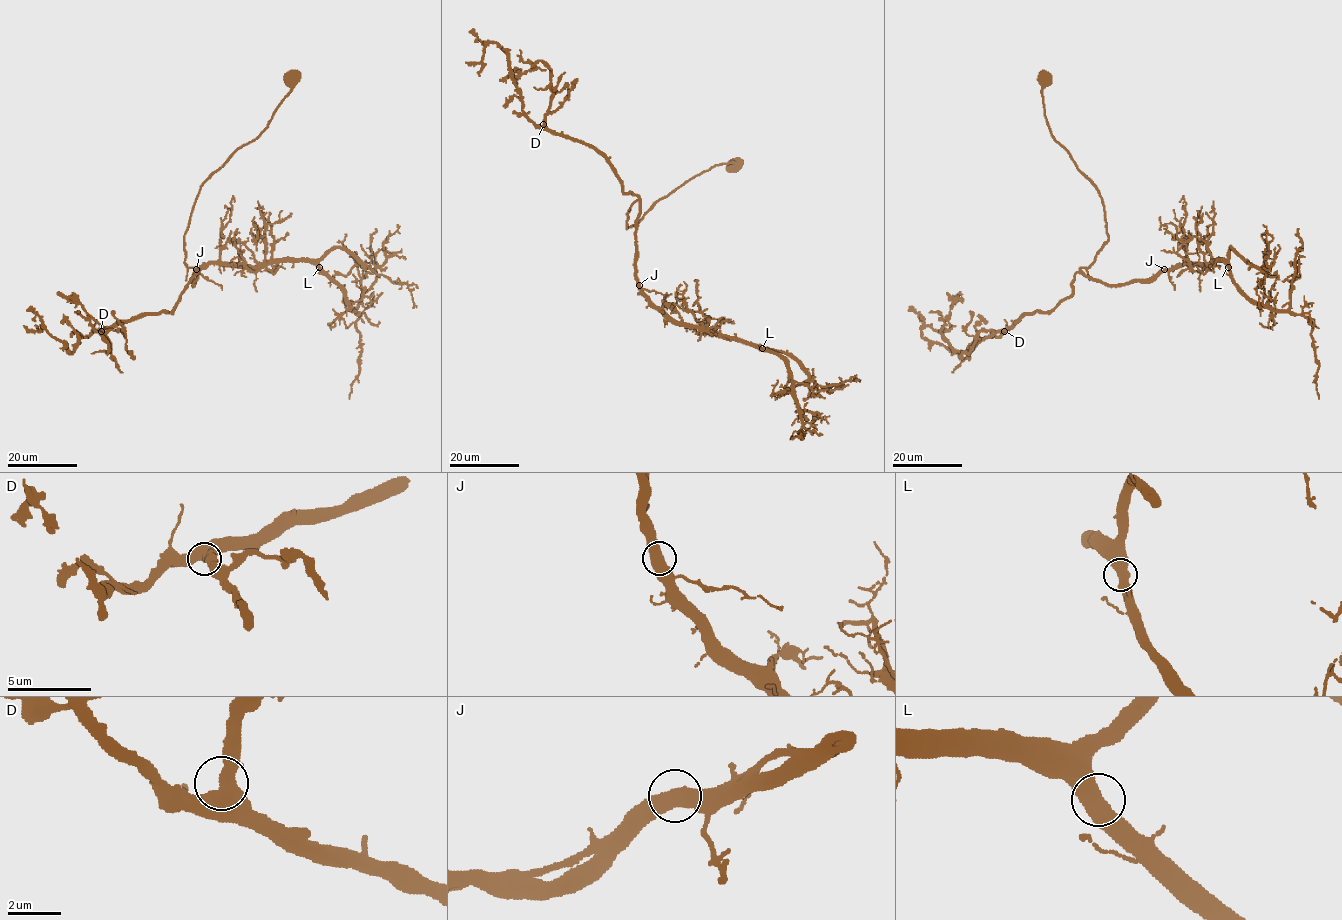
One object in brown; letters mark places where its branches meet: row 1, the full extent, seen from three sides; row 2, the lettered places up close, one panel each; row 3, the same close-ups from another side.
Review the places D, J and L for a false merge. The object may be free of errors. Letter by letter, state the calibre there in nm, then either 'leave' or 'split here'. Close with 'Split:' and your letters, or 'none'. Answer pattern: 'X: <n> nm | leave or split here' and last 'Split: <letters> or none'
D: 600 nm | leave
J: 600 nm | leave
L: 600 nm | leave
Split: none

